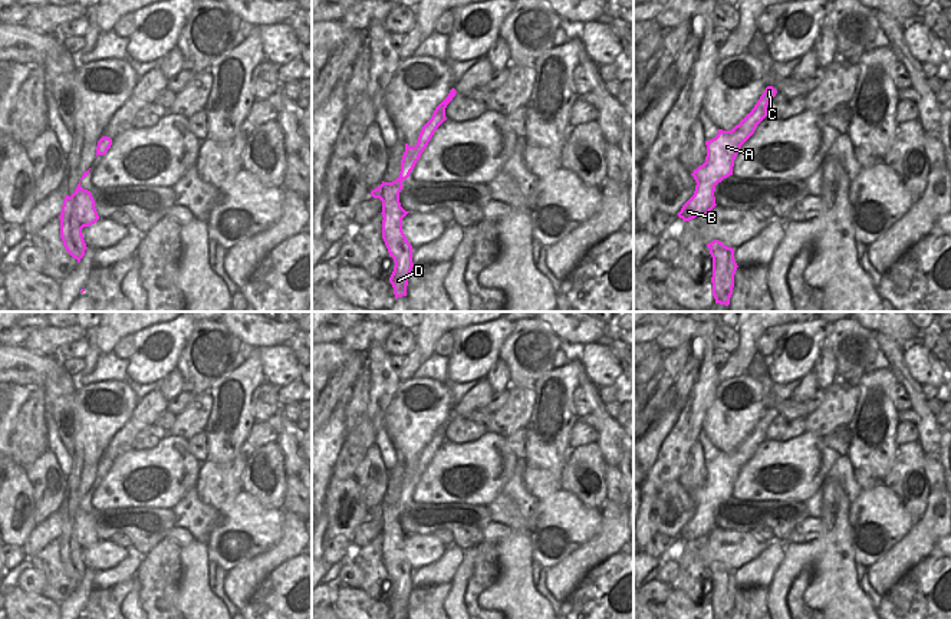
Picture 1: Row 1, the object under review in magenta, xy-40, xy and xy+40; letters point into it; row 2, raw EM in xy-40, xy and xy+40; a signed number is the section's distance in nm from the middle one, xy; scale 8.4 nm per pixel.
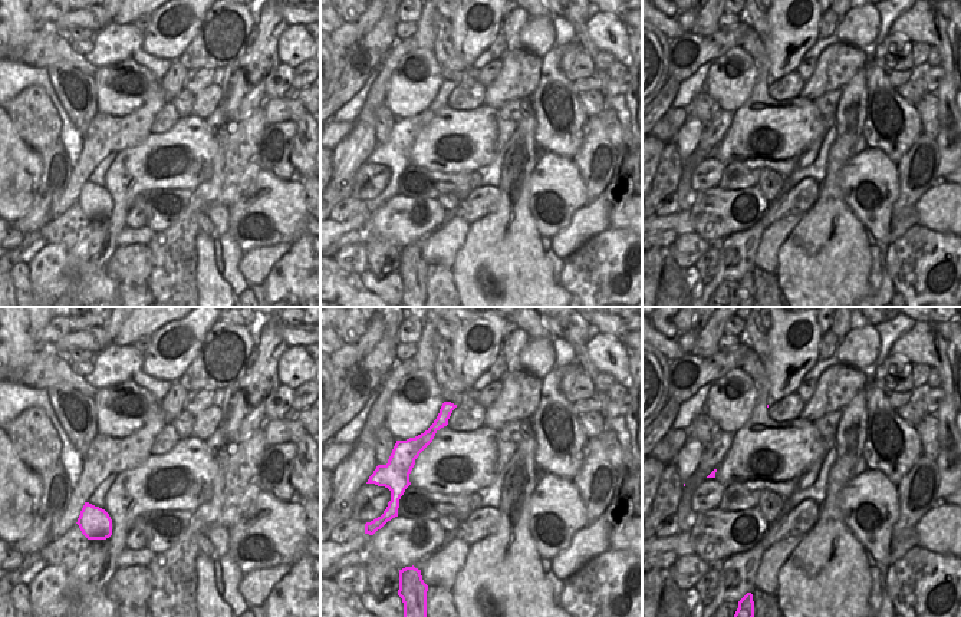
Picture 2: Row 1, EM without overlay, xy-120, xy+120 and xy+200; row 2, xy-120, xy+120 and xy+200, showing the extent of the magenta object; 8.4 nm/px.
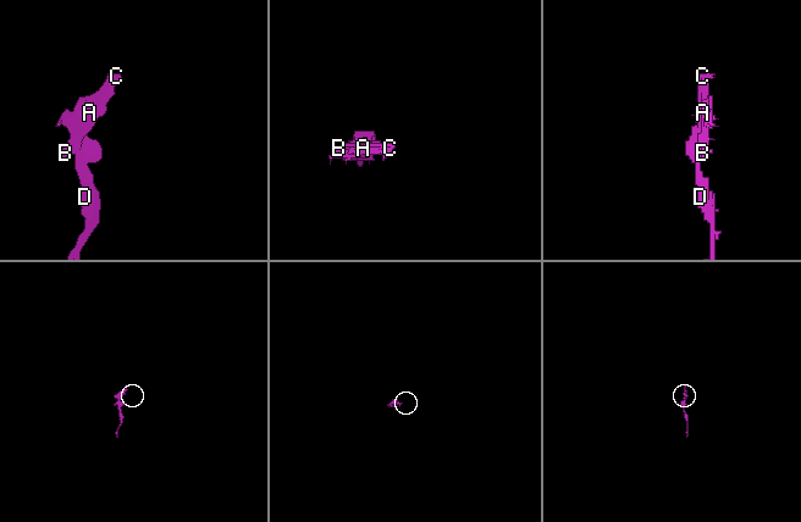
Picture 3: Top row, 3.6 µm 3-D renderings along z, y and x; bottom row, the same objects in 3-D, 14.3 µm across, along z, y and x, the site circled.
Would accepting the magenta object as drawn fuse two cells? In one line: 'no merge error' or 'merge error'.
merge error

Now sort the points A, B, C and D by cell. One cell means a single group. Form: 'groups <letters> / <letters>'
groups A C / B D

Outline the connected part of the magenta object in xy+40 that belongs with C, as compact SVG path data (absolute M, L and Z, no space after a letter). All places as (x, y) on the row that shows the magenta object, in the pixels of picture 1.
M767 86L754 108L731 131L718 129L715 138L705 141L705 162L691 174L695 182L715 187L733 175L734 159L741 145L754 134L757 125L767 116L767 105L777 90Z

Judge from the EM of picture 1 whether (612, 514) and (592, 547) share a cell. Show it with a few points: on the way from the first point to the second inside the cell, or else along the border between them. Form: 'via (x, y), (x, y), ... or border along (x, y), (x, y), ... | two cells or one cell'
via (612, 523), (612, 529), (601, 540) | one cell

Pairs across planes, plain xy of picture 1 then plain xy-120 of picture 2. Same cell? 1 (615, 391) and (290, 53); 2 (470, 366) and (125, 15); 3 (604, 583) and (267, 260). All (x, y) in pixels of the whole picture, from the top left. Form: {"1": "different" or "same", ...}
{"1": "different", "2": "different", "3": "different"}

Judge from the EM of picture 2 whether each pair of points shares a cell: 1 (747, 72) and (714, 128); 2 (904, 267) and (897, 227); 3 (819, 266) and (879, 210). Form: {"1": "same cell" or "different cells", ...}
{"1": "different cells", "2": "different cells", "3": "different cells"}

